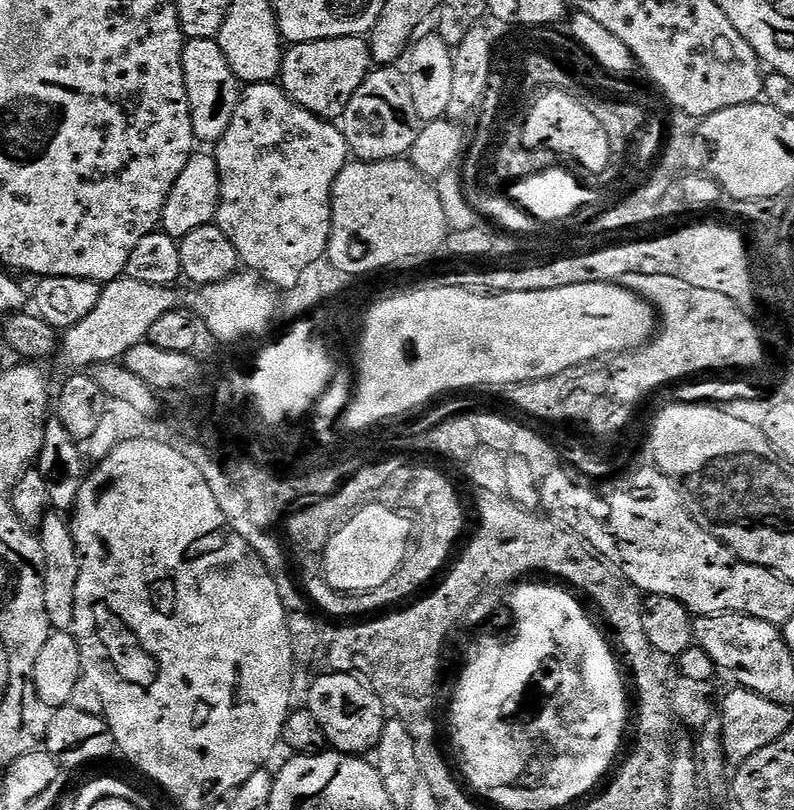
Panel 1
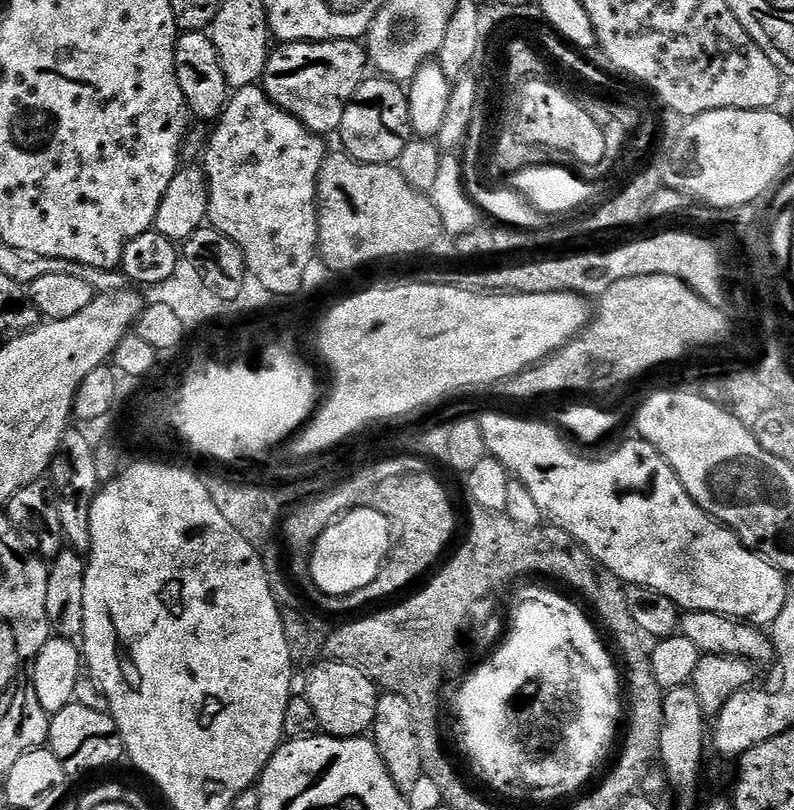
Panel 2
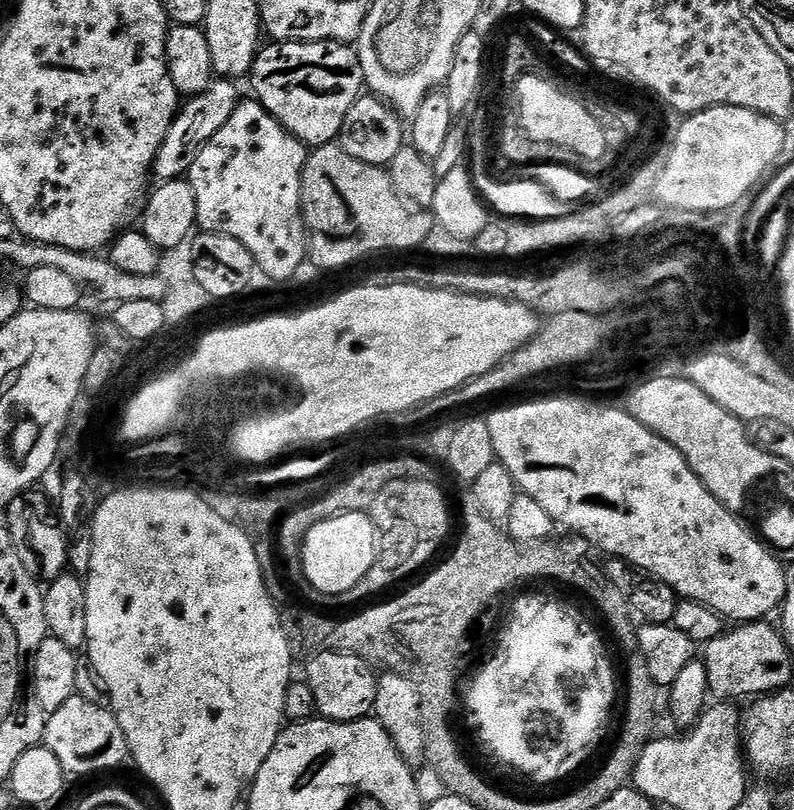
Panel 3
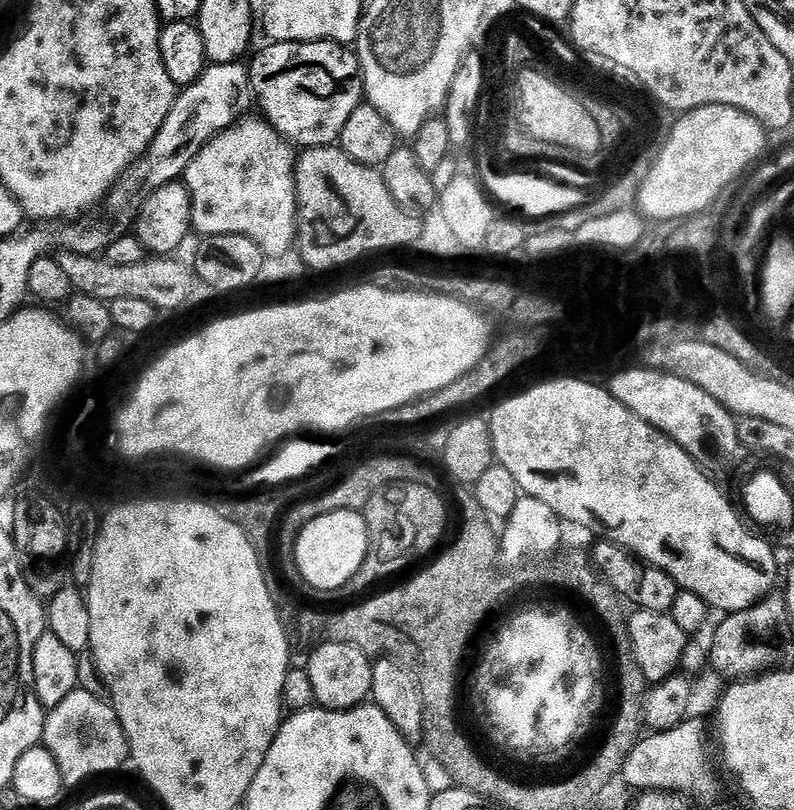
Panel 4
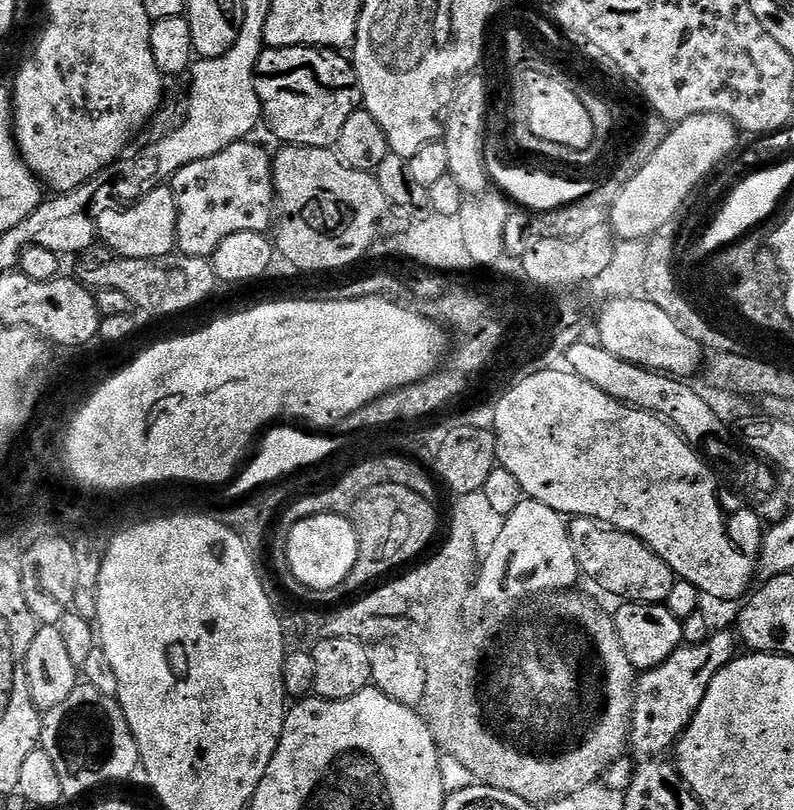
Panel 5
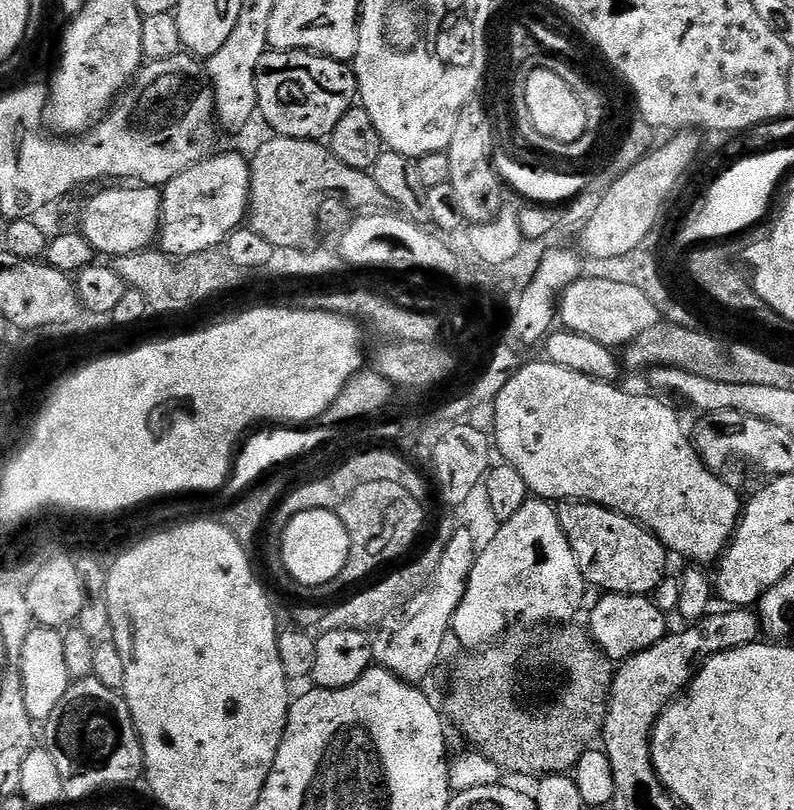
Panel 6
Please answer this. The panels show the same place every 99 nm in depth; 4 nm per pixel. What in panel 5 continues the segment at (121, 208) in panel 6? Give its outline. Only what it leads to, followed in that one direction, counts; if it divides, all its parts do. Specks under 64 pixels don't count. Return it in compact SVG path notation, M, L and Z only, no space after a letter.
M171 187L150 190L146 198L123 210L111 208L96 217L96 235L99 243L120 258L162 258L177 251L178 206Z

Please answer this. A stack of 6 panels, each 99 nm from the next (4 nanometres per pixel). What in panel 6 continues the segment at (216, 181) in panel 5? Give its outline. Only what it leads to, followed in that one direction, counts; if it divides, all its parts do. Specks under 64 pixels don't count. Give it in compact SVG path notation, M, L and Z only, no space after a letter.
M222 152L182 170L182 174L163 185L158 248L167 256L189 256L219 249L229 234L245 223L252 166L247 155Z

